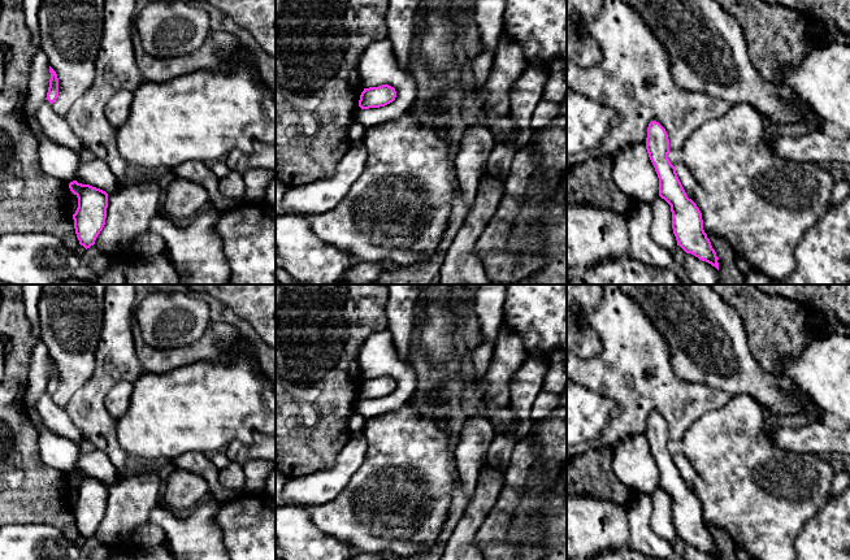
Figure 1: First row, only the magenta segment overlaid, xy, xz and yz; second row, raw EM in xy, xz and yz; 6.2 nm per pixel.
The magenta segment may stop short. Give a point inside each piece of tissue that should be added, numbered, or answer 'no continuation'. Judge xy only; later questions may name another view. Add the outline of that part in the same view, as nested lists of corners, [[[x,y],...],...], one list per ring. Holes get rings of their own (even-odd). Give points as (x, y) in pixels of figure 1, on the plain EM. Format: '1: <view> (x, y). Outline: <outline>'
no continuation

